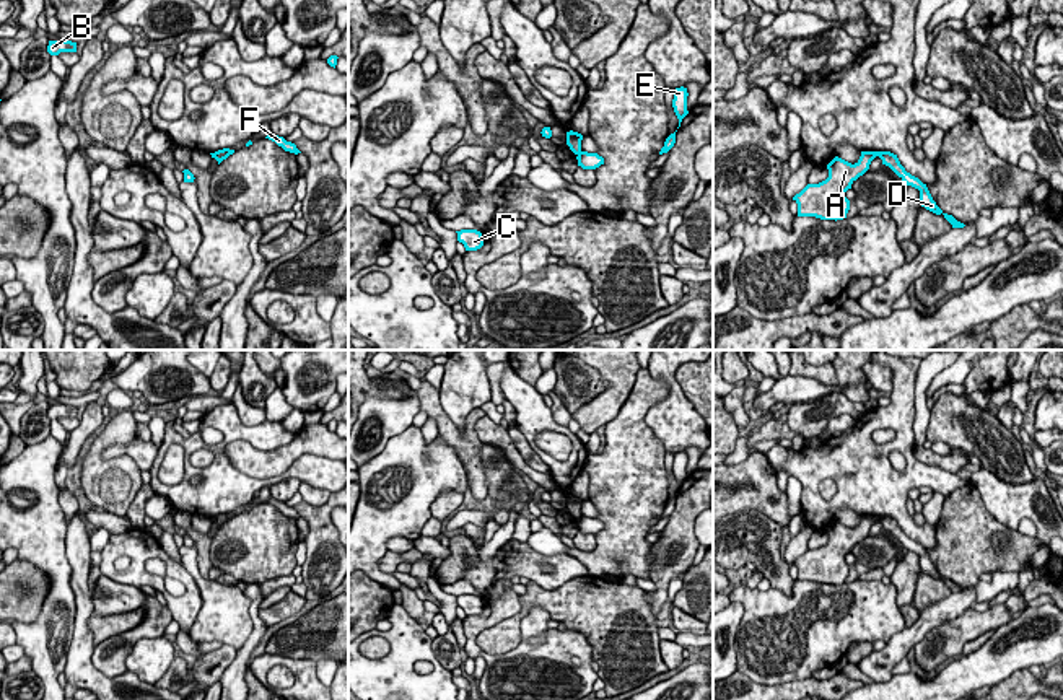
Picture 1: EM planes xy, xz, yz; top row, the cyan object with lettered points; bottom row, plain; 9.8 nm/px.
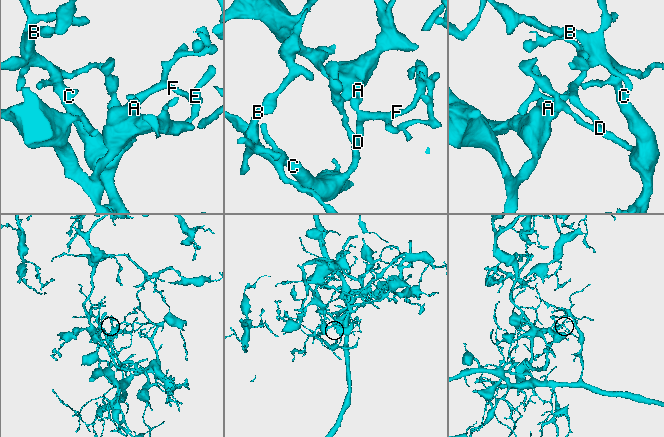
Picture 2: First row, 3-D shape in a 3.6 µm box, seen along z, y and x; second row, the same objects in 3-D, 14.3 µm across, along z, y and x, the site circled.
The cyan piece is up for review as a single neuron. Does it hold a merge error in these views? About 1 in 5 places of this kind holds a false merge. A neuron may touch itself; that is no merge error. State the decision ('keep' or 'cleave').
cleave

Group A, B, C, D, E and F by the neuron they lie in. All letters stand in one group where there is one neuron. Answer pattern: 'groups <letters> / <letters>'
groups A / B C D E F

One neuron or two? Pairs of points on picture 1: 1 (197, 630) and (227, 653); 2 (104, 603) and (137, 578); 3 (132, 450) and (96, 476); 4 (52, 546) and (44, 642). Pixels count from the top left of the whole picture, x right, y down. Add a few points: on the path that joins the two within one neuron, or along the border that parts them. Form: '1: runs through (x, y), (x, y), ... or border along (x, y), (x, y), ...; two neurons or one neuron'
1: border along (225, 643), (236, 650); two neurons
2: border along (101, 573), (139, 588); two neurons
3: border along (101, 451), (104, 458), (129, 456), (140, 471); two neurons
4: runs through (57, 570), (57, 598), (49, 617); one neuron

